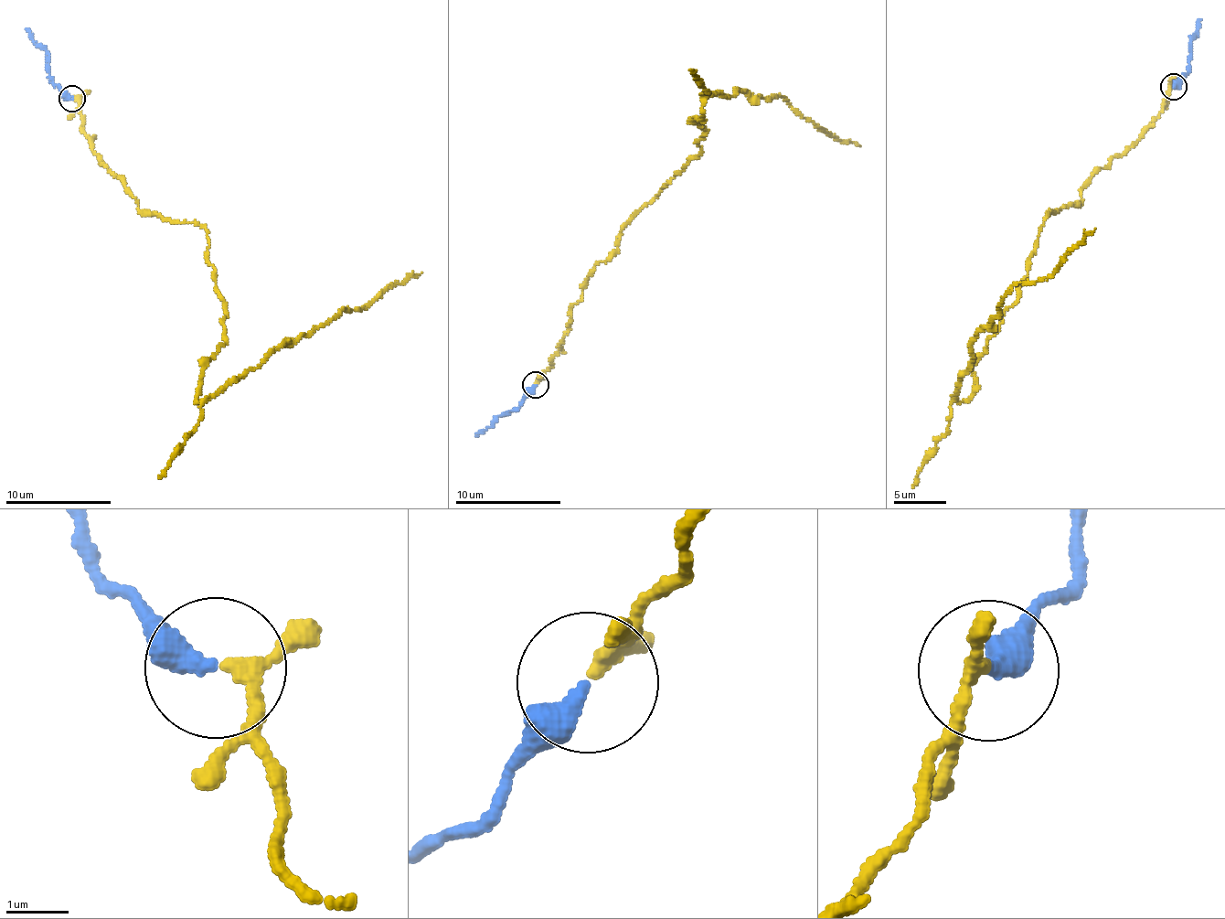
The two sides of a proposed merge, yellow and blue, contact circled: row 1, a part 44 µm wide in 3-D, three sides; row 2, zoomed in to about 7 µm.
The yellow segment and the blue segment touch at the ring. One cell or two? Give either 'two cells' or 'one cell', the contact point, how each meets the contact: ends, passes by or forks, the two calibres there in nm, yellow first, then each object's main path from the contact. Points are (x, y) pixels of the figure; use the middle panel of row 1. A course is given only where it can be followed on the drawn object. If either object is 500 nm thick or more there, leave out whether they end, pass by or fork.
one cell | (536, 385) | yellow passes by | blue ends | 190/360 nm | yellow via (537, 382), (591, 270), (700, 149), (705, 100), (746, 90), (786, 97), (860, 146) | blue via (537, 385), (518, 408), (501, 416), (475, 436)

